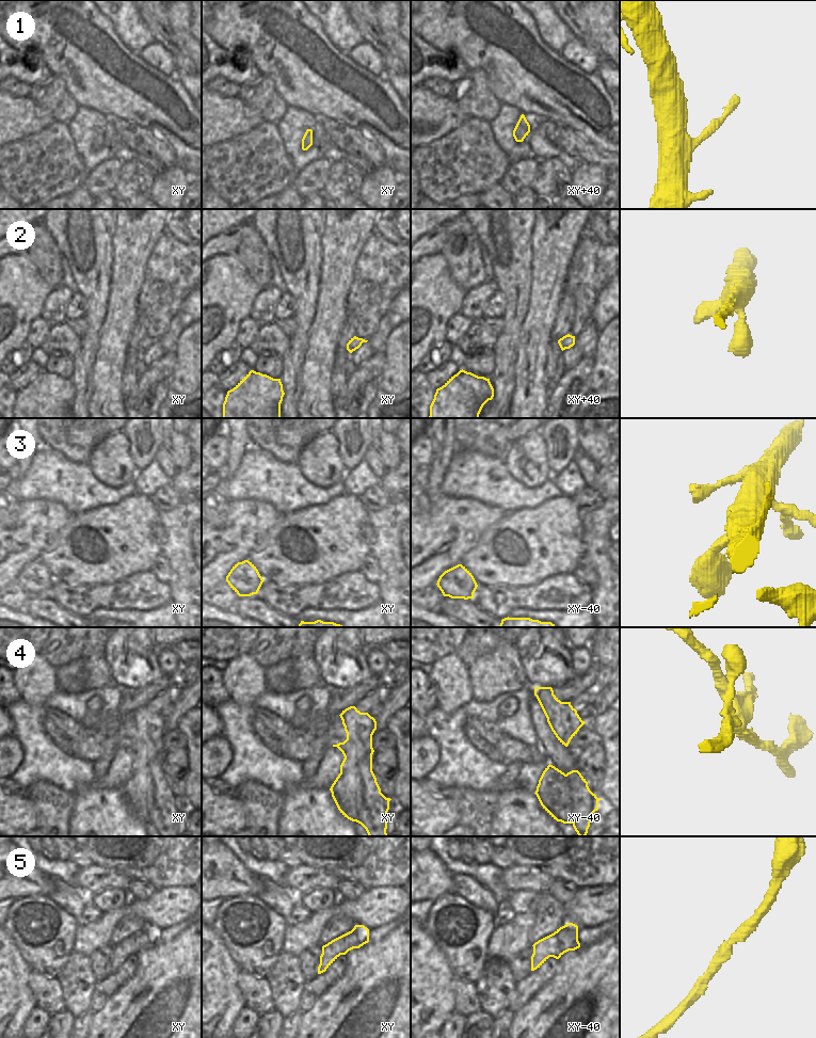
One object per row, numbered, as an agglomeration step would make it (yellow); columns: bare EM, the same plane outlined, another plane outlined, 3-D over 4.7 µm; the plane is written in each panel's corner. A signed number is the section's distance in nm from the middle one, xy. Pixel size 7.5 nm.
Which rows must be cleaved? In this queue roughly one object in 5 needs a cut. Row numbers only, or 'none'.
4

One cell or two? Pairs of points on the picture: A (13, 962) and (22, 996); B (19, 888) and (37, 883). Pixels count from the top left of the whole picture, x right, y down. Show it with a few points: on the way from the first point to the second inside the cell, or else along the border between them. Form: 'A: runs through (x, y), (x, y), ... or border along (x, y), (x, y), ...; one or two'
A: runs through (13, 971), (14, 988); one
B: runs through (24, 883), (33, 883); one

